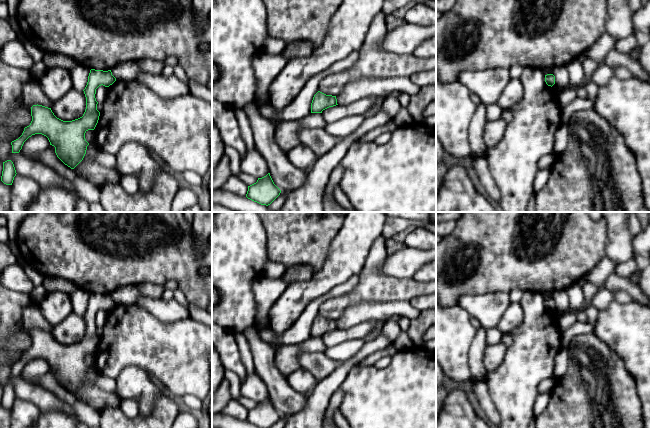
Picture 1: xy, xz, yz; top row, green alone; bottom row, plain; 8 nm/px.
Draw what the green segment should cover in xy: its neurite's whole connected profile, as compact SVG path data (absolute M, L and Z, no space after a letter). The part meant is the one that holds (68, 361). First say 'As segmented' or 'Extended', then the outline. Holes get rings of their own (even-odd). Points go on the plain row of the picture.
As segmented. M91 293L84 318L86 333L82 341L63 345L57 342L51 332L42 329L31 331L32 345L24 352L22 359L11 366L12 377L19 377L24 366L35 358L46 360L55 371L57 381L68 391L74 393L84 382L89 367L85 363L88 354L94 354L100 340L97 334L96 313L103 309L109 311L116 305L111 294Z

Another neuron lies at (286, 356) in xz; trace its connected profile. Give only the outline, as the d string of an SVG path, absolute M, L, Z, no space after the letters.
M311 337L295 345L280 345L275 352L275 366L287 377L300 368L299 355L301 353L325 352L326 348L321 337Z

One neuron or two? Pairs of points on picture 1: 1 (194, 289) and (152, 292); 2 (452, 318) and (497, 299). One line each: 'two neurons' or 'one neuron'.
1: two neurons
2: two neurons

